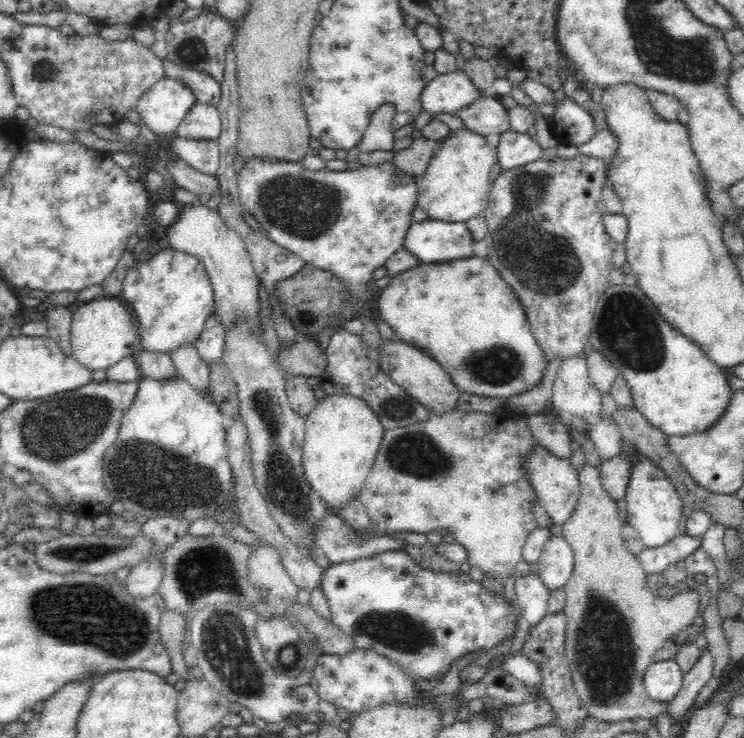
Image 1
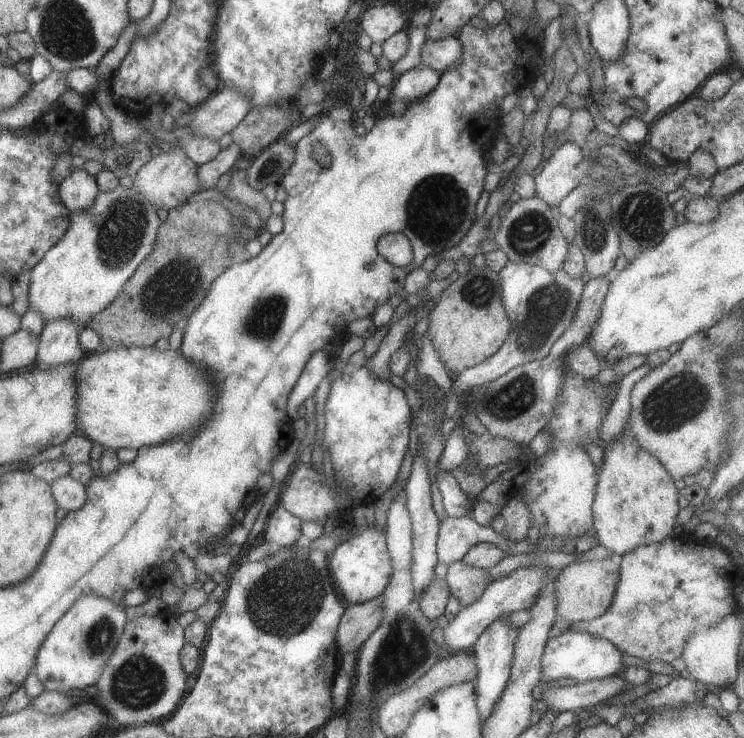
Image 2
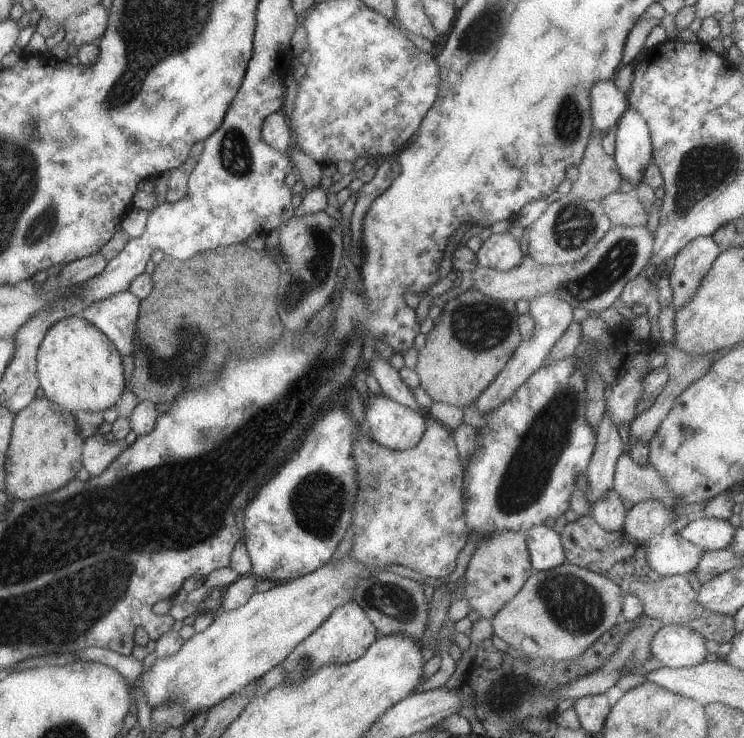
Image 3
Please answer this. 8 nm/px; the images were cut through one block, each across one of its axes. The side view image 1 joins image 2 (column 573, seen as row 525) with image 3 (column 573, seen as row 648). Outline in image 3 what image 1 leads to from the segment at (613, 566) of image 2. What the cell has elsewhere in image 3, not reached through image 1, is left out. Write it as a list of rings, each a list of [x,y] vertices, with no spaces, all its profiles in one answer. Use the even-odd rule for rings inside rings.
[[[564,562],[559,566],[553,567],[552,569],[546,571],[534,571],[531,576],[527,577],[527,580],[523,583],[523,586],[519,589],[519,592],[515,593],[507,603],[505,603],[491,618],[490,624],[492,625],[493,634],[505,641],[509,647],[514,647],[515,649],[521,648],[519,645],[523,642],[525,636],[530,637],[533,640],[533,644],[537,646],[538,651],[535,656],[541,658],[551,658],[551,660],[561,660],[569,662],[572,658],[579,656],[592,642],[595,642],[605,631],[608,631],[615,623],[621,618],[622,612],[622,590],[619,588],[618,584],[615,584],[611,579],[605,578],[605,576],[597,574],[596,572],[582,569],[581,567],[572,565],[571,563]]]

